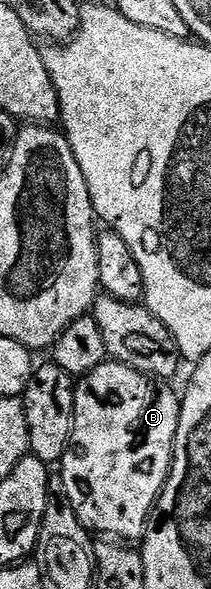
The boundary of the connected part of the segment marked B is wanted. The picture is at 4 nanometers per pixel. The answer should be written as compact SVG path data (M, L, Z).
M105 362L90 374L75 381L74 426L72 442L58 468L58 475L64 479L66 494L78 522L89 533L105 532L108 538L120 542L139 541L150 524L156 502L168 471L172 465L172 451L178 434L181 397L167 383L157 382L153 377L144 376L125 364Z

